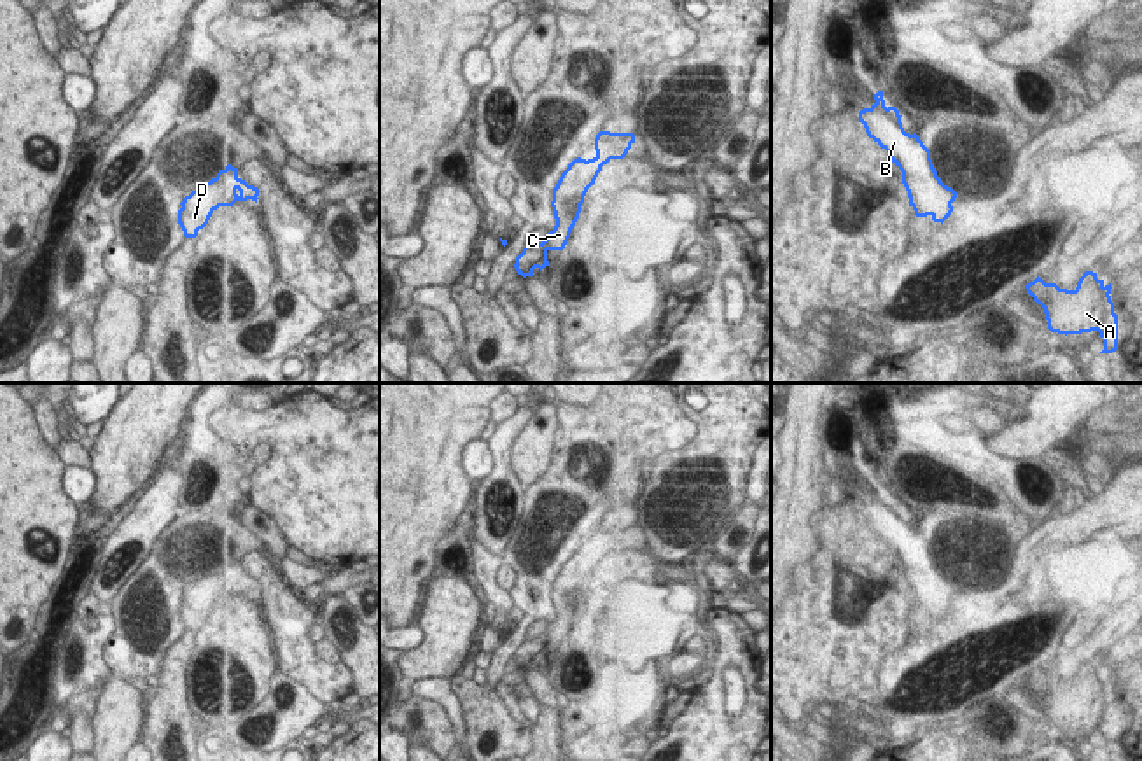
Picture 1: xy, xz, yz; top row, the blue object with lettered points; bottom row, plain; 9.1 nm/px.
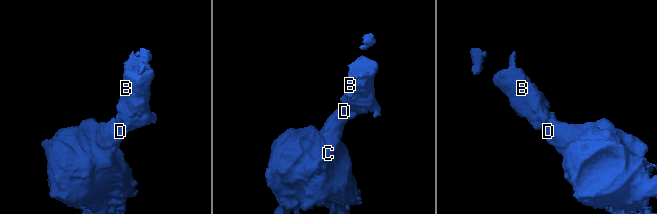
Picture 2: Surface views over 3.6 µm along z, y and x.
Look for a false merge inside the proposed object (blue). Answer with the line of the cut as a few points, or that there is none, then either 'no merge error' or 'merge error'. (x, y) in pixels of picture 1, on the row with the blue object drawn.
cut none; no merge error

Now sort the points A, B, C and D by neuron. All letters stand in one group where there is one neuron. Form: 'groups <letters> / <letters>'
groups A B C D

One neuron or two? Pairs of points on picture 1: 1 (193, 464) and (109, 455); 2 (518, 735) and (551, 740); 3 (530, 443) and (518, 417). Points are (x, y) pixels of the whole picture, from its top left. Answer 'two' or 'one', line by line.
1: two
2: two
3: two

